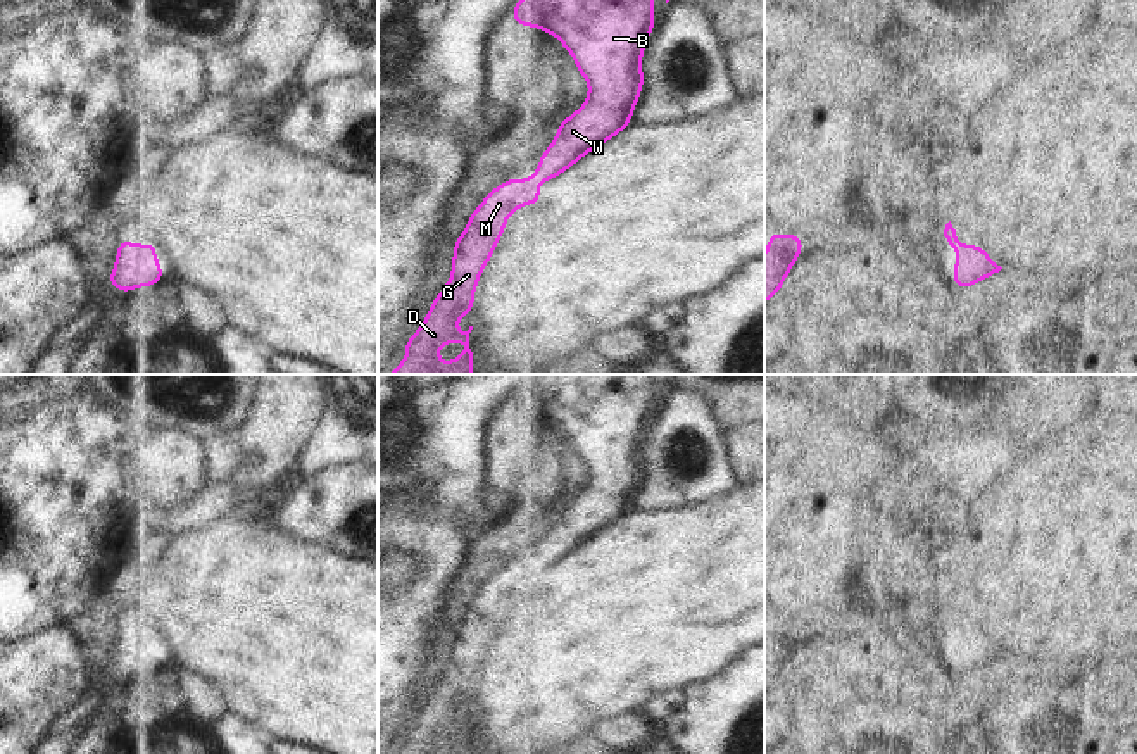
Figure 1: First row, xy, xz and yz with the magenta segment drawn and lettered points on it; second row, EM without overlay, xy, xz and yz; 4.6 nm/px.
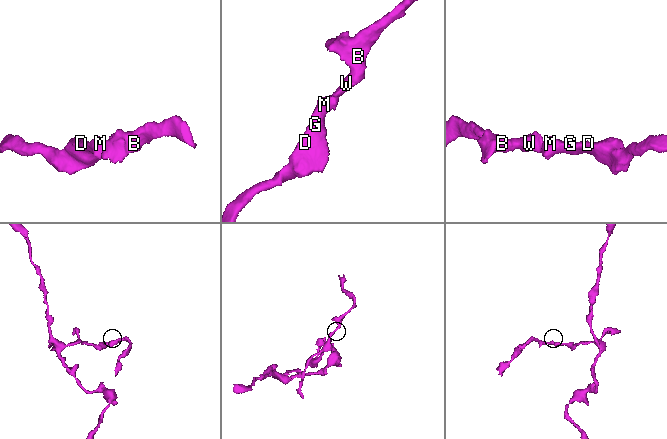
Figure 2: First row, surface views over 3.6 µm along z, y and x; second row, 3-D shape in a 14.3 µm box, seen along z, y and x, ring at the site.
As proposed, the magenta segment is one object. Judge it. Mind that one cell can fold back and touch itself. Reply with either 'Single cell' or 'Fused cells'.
Single cell.

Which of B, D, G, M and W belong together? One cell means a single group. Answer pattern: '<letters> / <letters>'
B D G M W

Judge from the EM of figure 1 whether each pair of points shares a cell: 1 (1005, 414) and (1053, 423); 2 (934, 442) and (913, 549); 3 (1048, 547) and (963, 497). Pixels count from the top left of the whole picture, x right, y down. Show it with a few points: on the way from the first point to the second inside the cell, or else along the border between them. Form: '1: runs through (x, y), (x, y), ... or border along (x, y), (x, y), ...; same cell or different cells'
1: border along (1079, 399), (1058, 399), (1044, 408), (1042, 437); different cells
2: runs through (910, 468), (910, 508), (904, 523); same cell
3: border along (987, 489), (970, 511); different cells

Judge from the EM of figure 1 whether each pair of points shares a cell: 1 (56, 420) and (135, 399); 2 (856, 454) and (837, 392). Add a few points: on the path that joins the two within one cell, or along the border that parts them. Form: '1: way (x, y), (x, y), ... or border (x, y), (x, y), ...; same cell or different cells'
1: border (87, 392), (147, 423); different cells
2: border (810, 399), (877, 432); different cells

